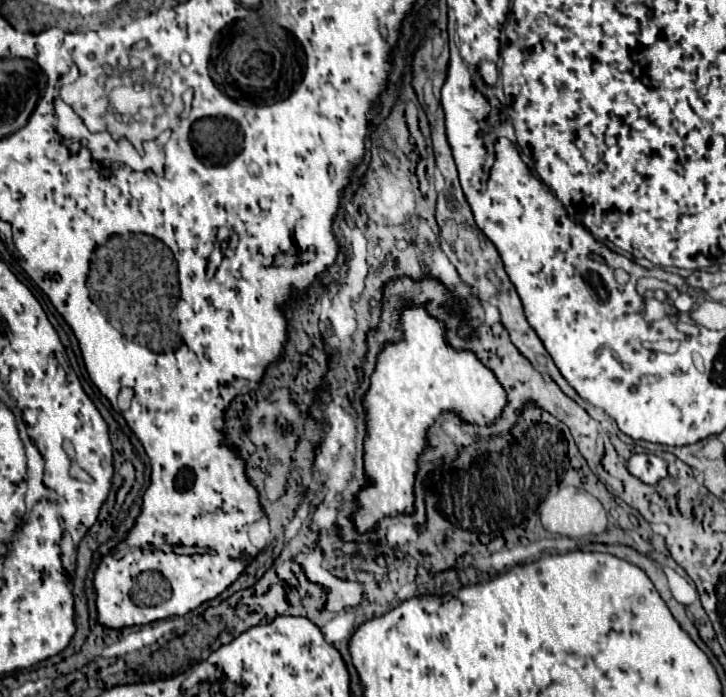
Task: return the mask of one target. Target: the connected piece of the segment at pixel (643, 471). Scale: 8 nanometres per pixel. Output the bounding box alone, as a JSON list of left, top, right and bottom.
[627,453,667,483]

